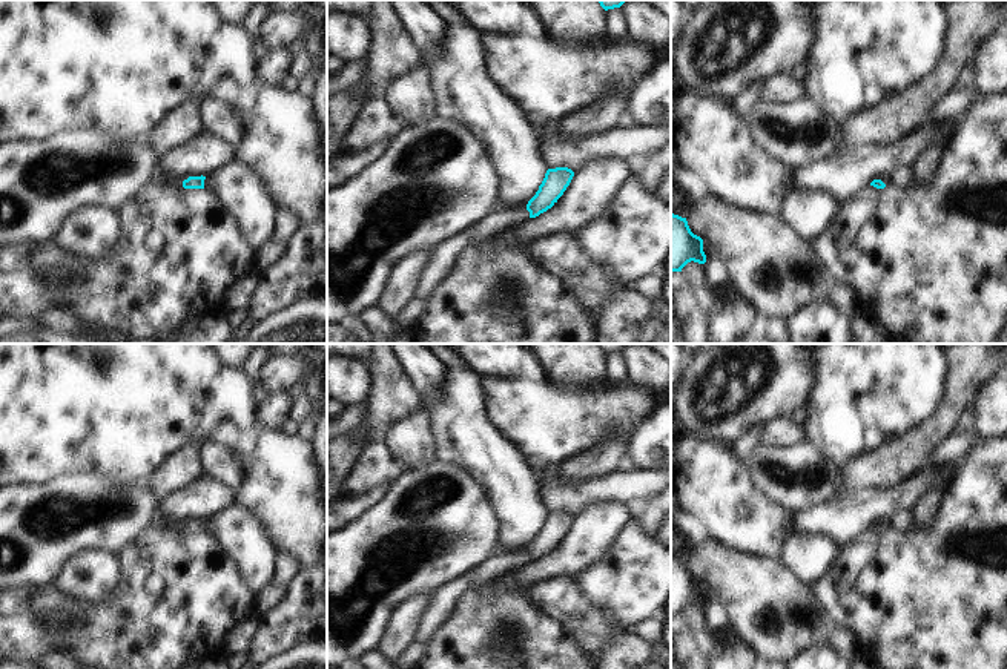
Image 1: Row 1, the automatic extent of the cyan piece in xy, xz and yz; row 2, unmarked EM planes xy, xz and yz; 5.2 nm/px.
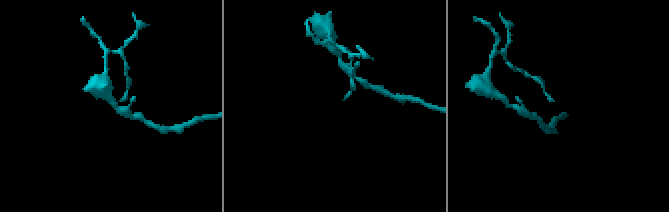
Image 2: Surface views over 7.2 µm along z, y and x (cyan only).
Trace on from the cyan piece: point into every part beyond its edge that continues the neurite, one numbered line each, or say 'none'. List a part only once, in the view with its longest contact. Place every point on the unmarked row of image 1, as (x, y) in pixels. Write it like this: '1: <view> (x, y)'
1: xz (444, 599)

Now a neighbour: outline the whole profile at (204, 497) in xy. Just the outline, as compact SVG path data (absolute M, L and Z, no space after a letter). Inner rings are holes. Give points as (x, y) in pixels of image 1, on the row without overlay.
M201 477L186 488L170 493L158 503L158 509L166 520L184 525L189 520L206 520L233 503L232 489L209 477Z

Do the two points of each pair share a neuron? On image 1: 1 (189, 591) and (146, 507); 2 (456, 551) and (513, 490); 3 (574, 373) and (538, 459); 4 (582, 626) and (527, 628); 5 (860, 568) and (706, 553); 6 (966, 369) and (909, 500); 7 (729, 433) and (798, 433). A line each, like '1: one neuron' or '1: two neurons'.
1: two neurons
2: two neurons
3: two neurons
4: two neurons
5: two neurons
6: two neurons
7: two neurons

